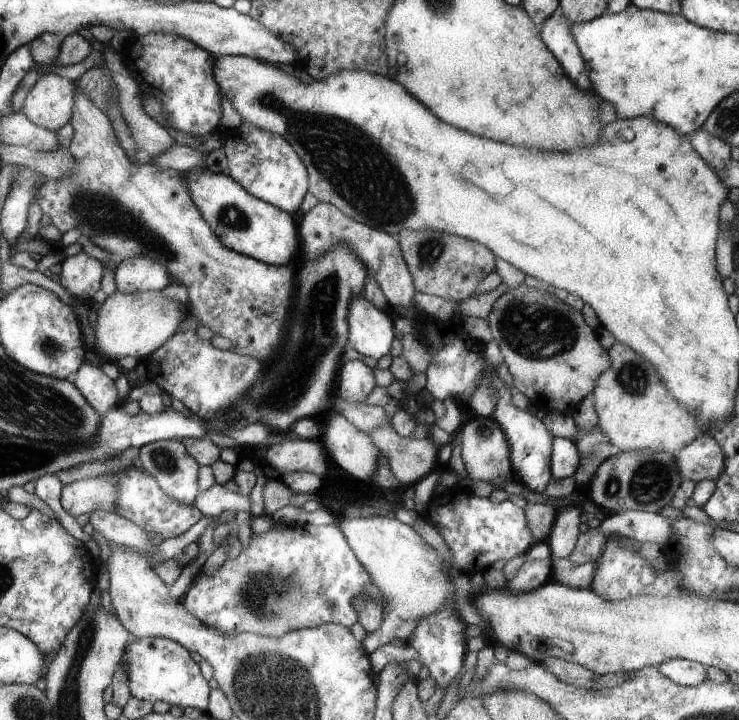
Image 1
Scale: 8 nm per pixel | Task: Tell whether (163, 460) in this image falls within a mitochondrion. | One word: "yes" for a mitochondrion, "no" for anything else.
yes

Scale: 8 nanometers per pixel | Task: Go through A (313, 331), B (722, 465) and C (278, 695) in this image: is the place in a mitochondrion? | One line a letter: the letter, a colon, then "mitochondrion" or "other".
A: mitochondrion
B: other
C: mitochondrion

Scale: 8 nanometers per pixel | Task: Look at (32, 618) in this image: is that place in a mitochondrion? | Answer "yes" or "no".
no

